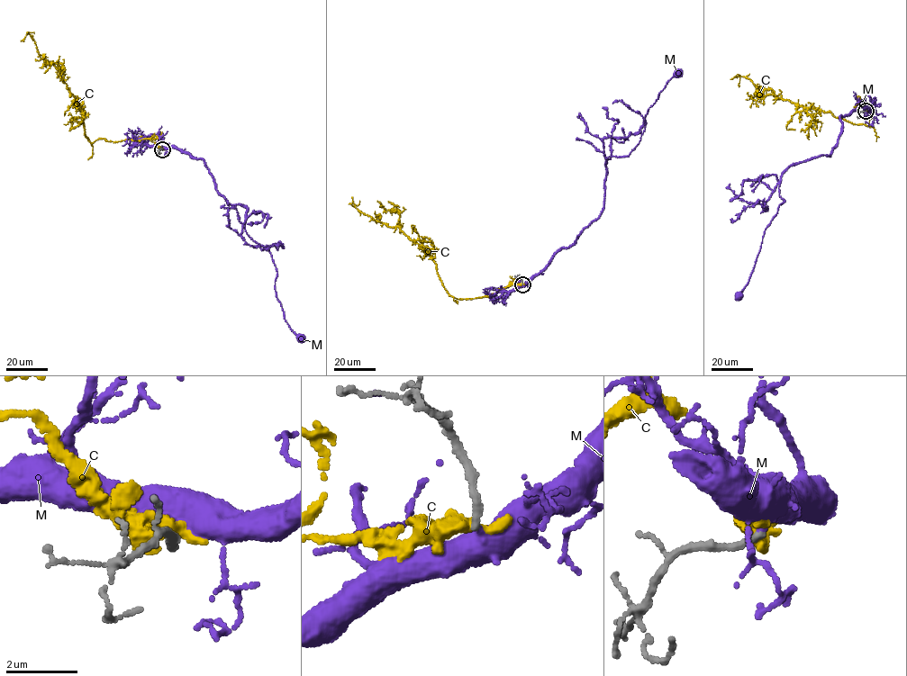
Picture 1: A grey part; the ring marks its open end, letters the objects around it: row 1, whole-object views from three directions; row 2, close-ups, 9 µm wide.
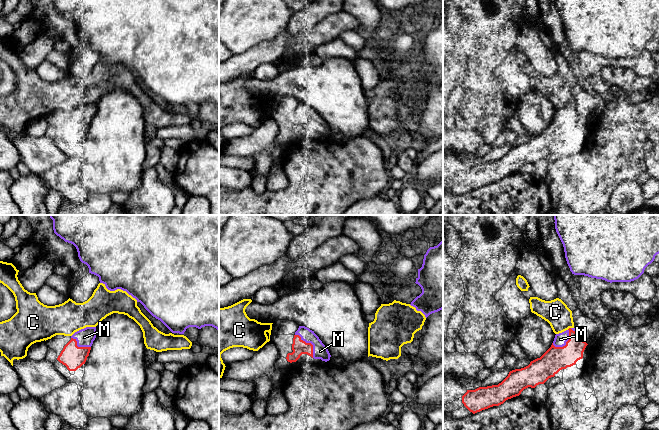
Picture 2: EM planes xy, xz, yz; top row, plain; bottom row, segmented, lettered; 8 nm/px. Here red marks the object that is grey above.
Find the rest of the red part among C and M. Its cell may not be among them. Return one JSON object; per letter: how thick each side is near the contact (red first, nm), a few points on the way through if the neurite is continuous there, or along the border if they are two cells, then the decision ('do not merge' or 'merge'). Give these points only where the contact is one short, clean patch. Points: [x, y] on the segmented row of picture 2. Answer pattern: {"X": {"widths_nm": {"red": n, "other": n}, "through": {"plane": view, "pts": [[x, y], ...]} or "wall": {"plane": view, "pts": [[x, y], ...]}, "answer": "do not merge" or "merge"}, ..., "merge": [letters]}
{"C": {"widths_nm": {"red": 180, "other": 200}, "answer": "do not merge"}, "M": {"widths_nm": {"red": 120, "other": 120}, "answer": "merge"}, "merge": ["M"]}

